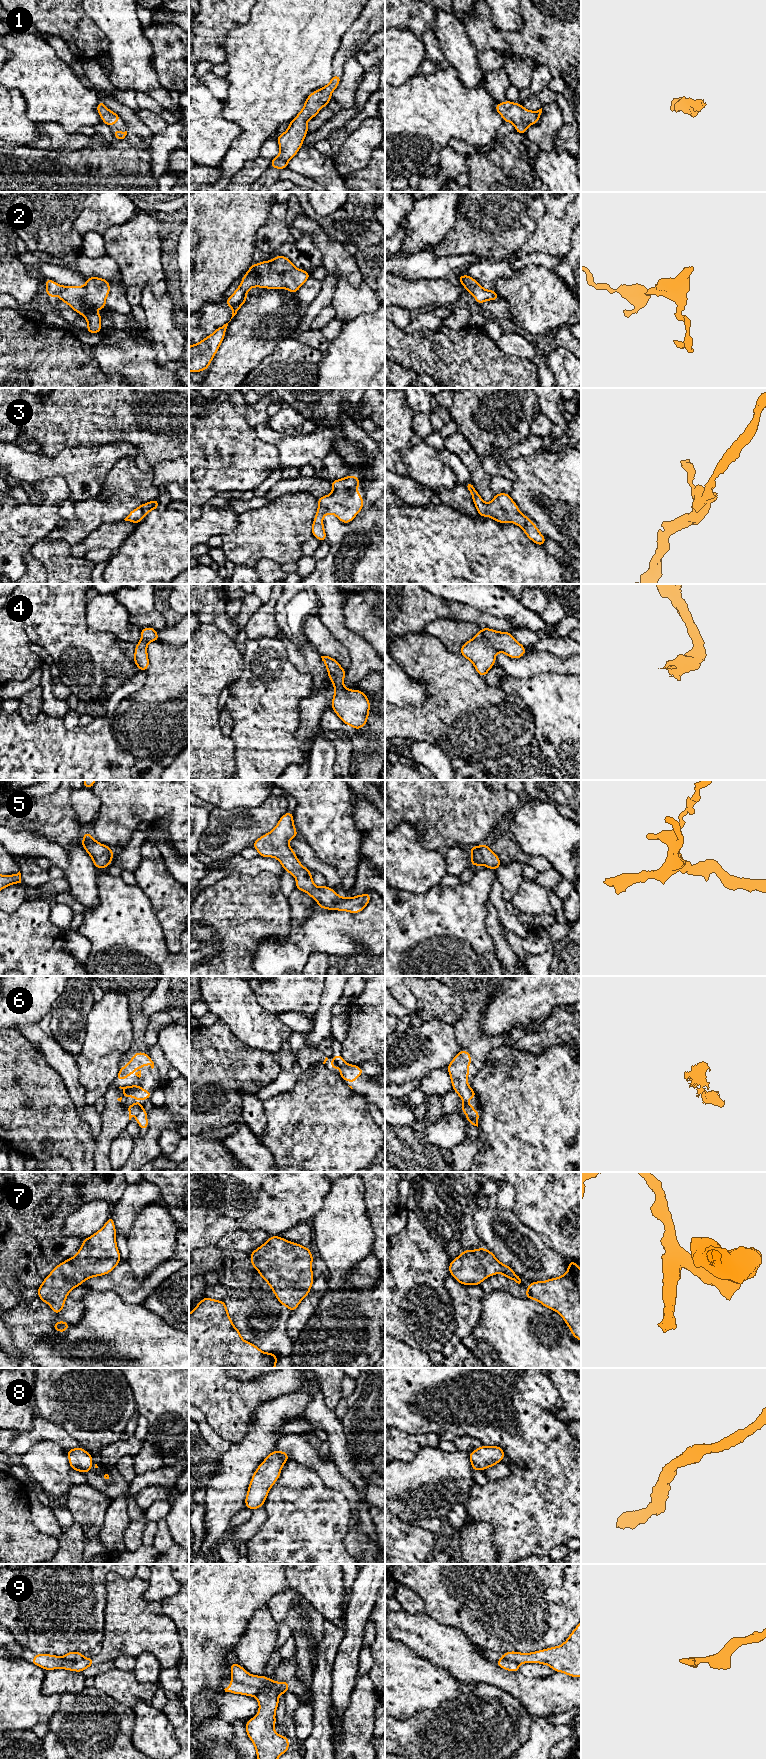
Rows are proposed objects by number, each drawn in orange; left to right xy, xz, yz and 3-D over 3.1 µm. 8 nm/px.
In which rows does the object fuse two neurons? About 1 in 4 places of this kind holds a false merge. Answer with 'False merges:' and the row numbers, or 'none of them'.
False merges: 6, 9

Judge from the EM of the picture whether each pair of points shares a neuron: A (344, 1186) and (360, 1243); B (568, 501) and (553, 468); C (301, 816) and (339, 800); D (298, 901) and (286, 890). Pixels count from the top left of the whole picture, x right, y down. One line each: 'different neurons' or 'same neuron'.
A: same neuron
B: same neuron
C: same neuron
D: different neurons

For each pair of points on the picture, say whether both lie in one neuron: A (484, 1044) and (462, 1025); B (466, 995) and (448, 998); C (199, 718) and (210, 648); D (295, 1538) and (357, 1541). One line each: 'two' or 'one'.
A: one
B: two
C: one
D: two

